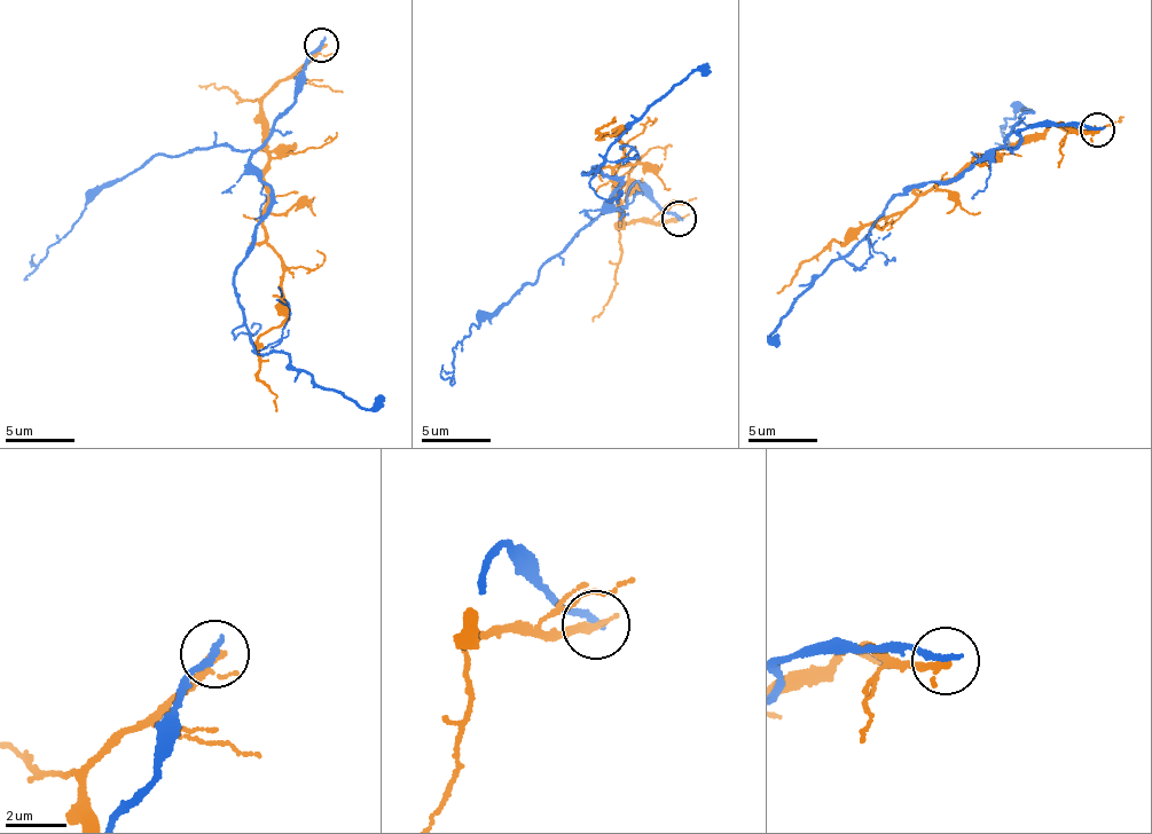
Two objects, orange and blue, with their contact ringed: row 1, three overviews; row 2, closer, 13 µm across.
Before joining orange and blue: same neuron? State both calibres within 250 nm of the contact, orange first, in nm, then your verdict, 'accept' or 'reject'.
calibres 180 and 240 nm; reject

